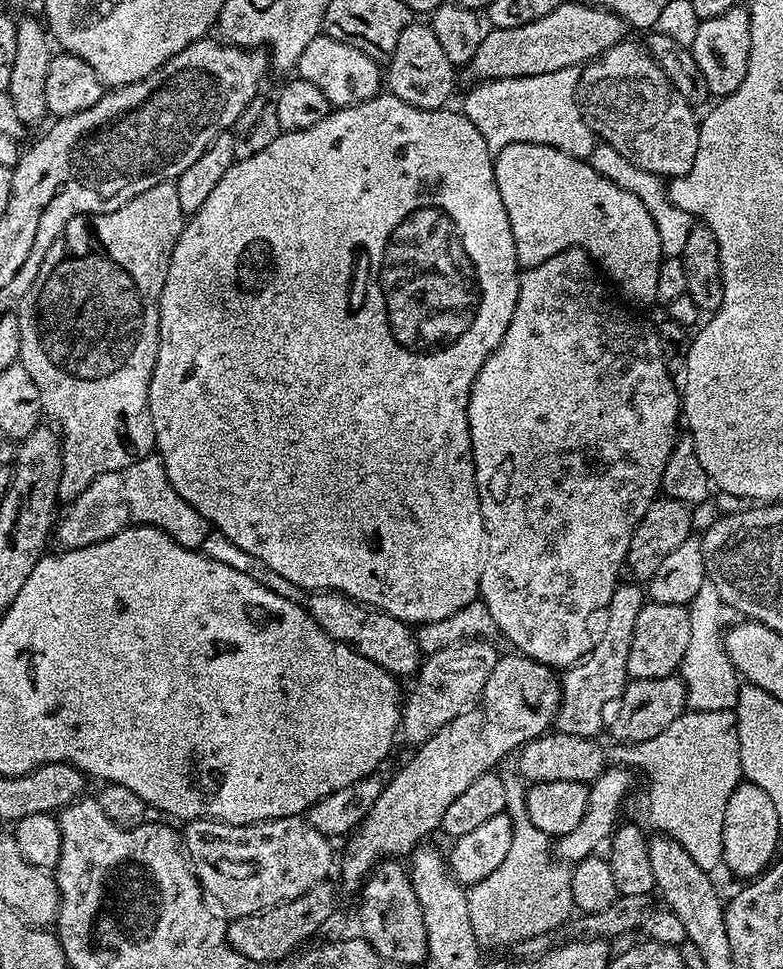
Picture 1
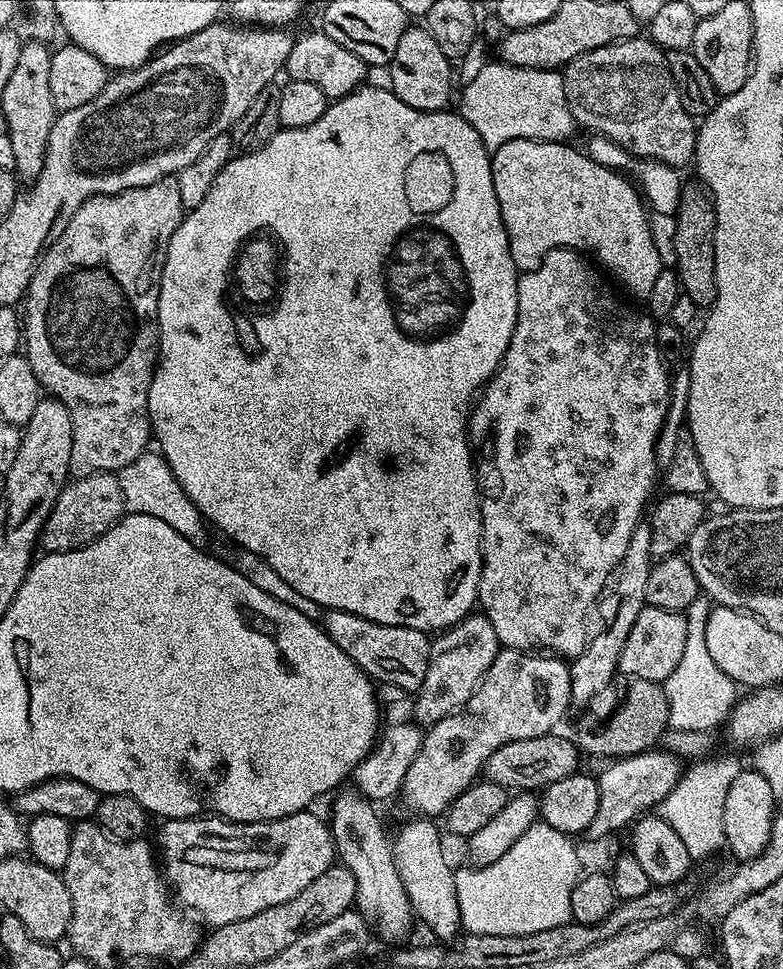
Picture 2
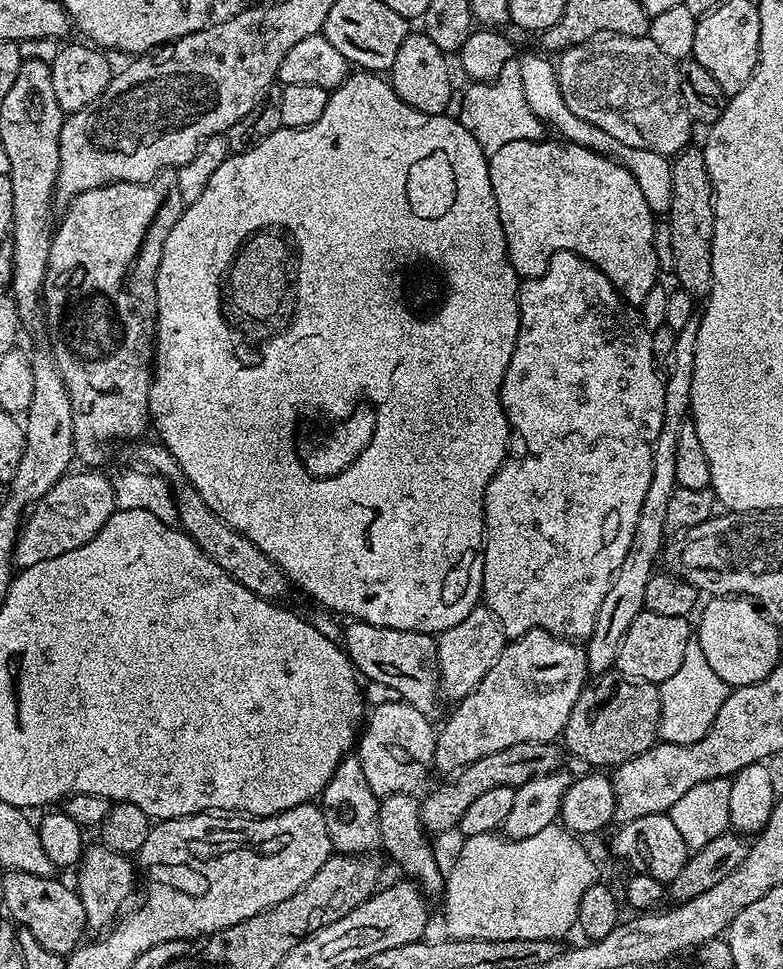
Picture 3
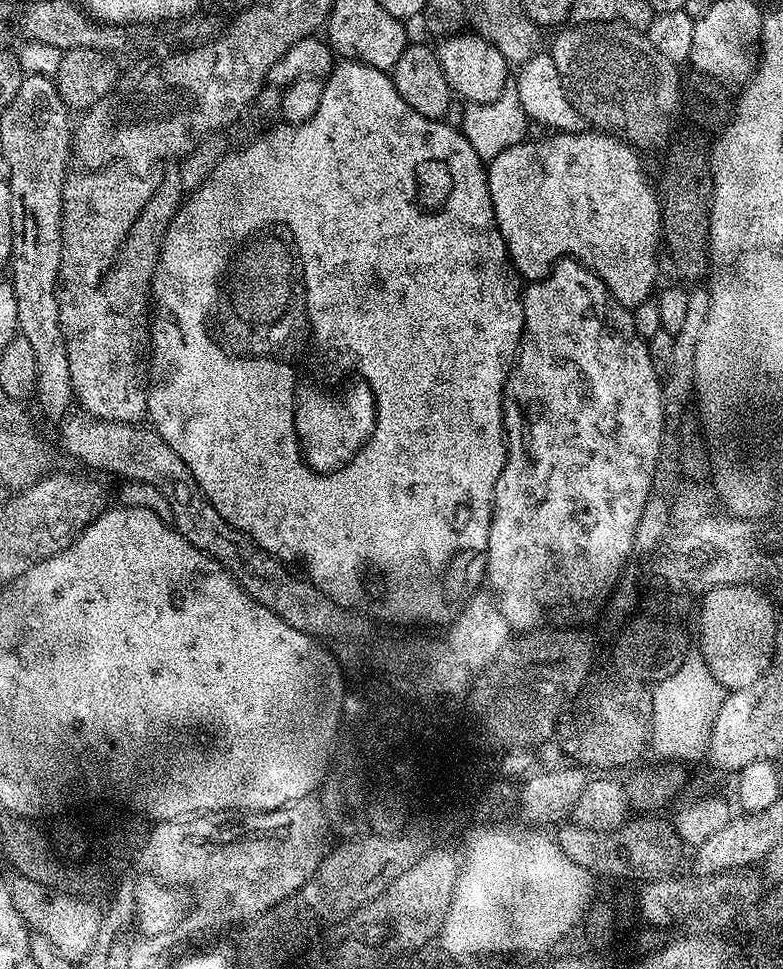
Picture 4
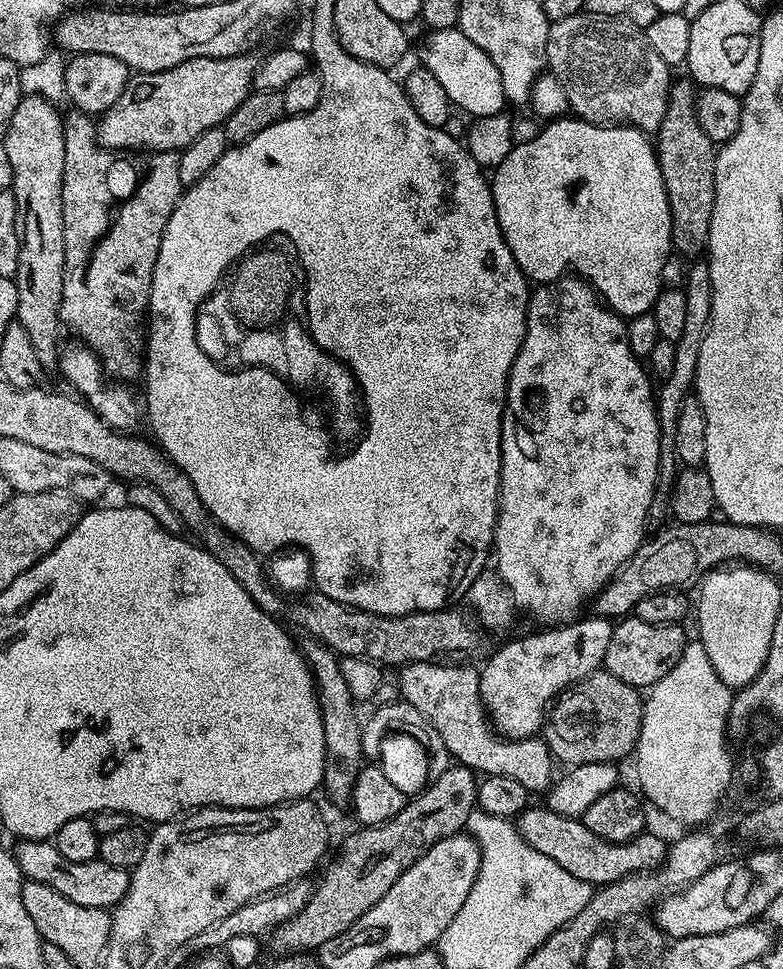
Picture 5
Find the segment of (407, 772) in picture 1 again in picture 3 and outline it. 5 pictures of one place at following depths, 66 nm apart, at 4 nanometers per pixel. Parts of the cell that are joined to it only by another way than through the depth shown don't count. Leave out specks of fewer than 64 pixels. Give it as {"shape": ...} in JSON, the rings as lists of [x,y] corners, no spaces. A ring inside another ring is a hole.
{"shape":[[[541,628],[515,637],[505,643],[498,662],[486,670],[486,678],[482,678],[475,690],[453,707],[456,709],[449,714],[448,721],[439,725],[433,756],[435,767],[448,772],[444,774],[452,774],[470,762],[478,762],[478,758],[486,758],[486,754],[506,750],[506,746],[518,746],[518,742],[553,743],[563,733],[566,718],[570,718],[570,710],[574,710],[574,702],[578,702],[578,694],[589,676],[588,654],[579,643],[551,636]]]}

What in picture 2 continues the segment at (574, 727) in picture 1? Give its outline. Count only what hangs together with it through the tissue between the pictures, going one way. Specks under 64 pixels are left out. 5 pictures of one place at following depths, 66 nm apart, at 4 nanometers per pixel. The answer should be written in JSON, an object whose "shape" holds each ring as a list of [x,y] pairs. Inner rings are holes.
{"shape":[[[641,522],[636,525],[634,534],[630,534],[630,546],[626,546],[626,554],[620,563],[618,575],[611,581],[598,604],[598,616],[600,612],[608,629],[597,636],[595,633],[589,639],[586,651],[571,661],[573,705],[590,703],[612,679],[617,679],[622,646],[626,646],[626,637],[630,635],[630,629],[633,628],[638,614],[642,614],[646,606],[646,578],[650,578],[653,563],[652,526],[651,523]]]}

